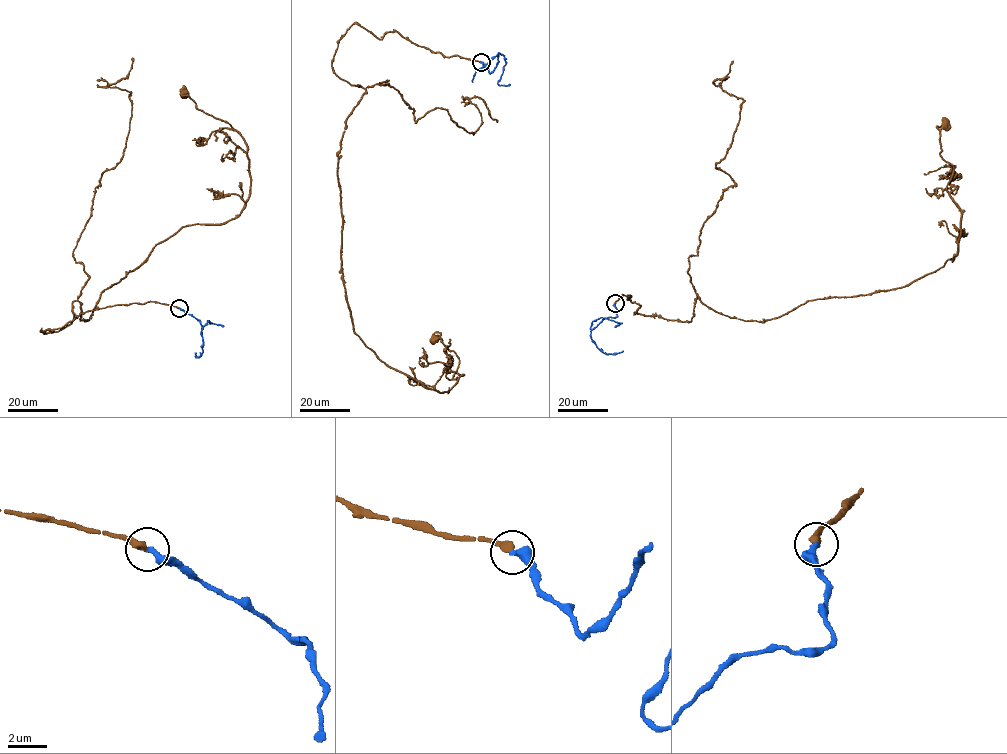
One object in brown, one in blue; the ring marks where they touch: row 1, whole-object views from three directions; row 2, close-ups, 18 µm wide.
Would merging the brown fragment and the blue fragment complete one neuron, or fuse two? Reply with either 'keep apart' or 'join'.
join

